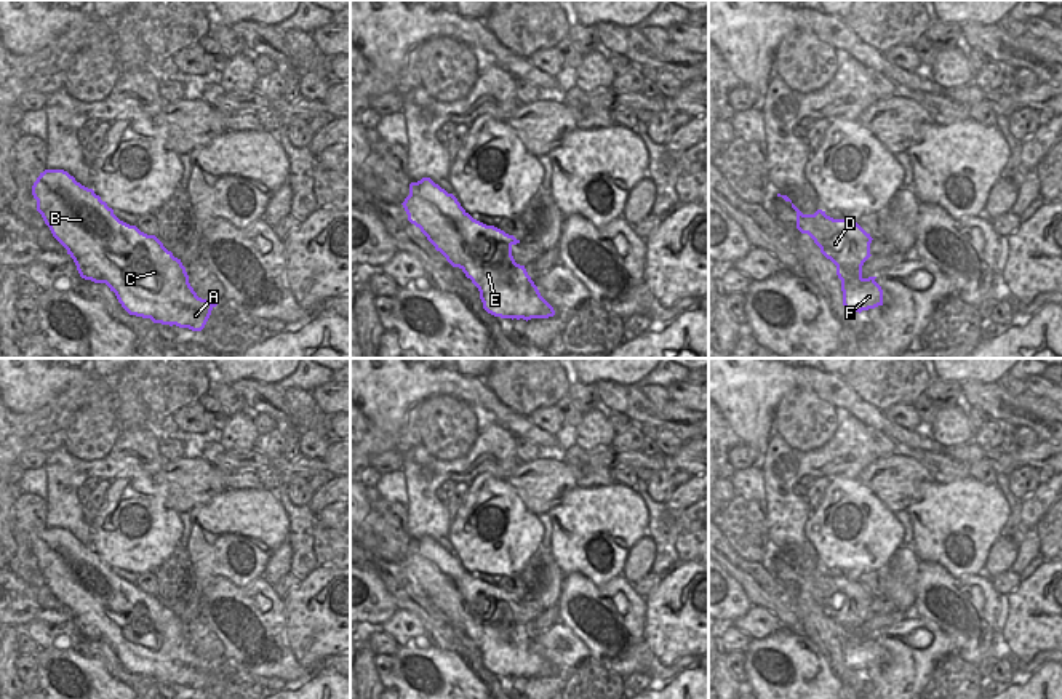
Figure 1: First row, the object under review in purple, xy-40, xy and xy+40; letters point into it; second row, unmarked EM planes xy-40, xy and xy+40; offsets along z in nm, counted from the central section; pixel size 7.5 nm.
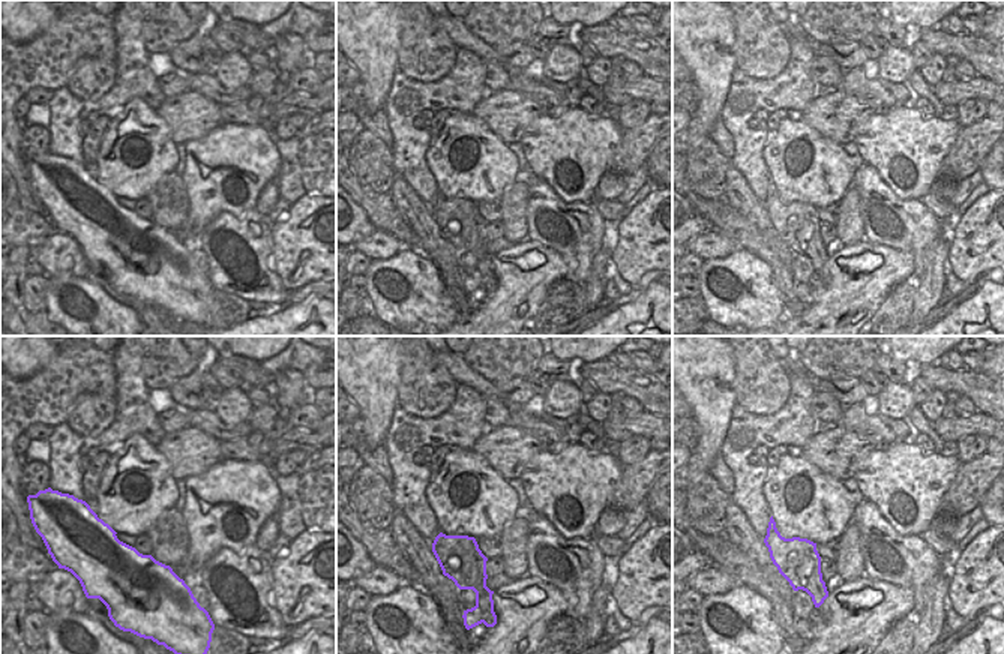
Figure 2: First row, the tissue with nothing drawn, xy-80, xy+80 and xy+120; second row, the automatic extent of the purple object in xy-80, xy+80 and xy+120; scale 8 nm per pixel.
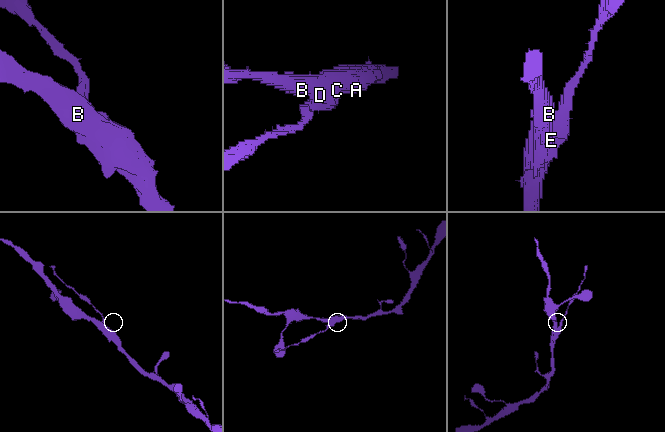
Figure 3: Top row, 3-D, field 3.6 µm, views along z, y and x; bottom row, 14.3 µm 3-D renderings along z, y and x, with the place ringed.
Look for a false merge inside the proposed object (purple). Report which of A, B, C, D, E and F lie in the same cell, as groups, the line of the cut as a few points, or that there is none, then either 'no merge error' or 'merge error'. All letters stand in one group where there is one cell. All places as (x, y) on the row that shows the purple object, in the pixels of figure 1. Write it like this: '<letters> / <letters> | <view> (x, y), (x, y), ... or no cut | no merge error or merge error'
A B C E F / D | xy+40 (826, 232), (842, 232), (846, 237), (850, 263), (861, 272) | merge error

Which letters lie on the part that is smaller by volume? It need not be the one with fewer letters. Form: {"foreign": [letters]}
{"foreign": ["D"]}

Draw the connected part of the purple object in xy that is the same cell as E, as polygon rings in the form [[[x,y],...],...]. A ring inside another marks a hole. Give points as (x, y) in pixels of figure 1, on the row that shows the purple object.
[[[430,178],[411,182],[409,195],[401,205],[408,221],[478,288],[488,314],[526,322],[555,315],[525,266],[515,262],[512,246],[520,240],[513,235],[473,219],[453,194]],[[481,235],[491,243],[491,253],[485,258],[472,253]]]

